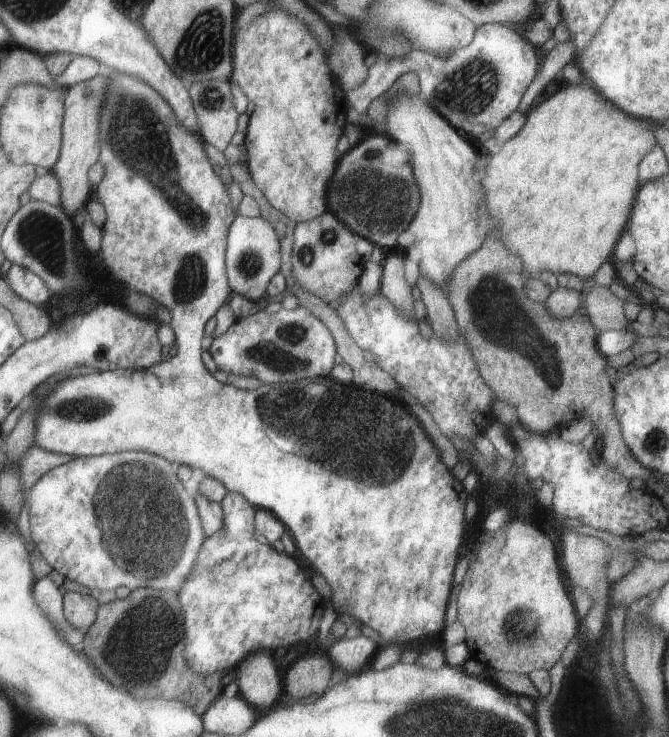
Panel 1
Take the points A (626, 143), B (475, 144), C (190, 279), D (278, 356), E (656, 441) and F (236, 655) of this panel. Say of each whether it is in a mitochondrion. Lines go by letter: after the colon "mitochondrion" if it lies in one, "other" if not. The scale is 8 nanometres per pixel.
A: other
B: other
C: mitochondrion
D: mitochondrion
E: mitochondrion
F: other

